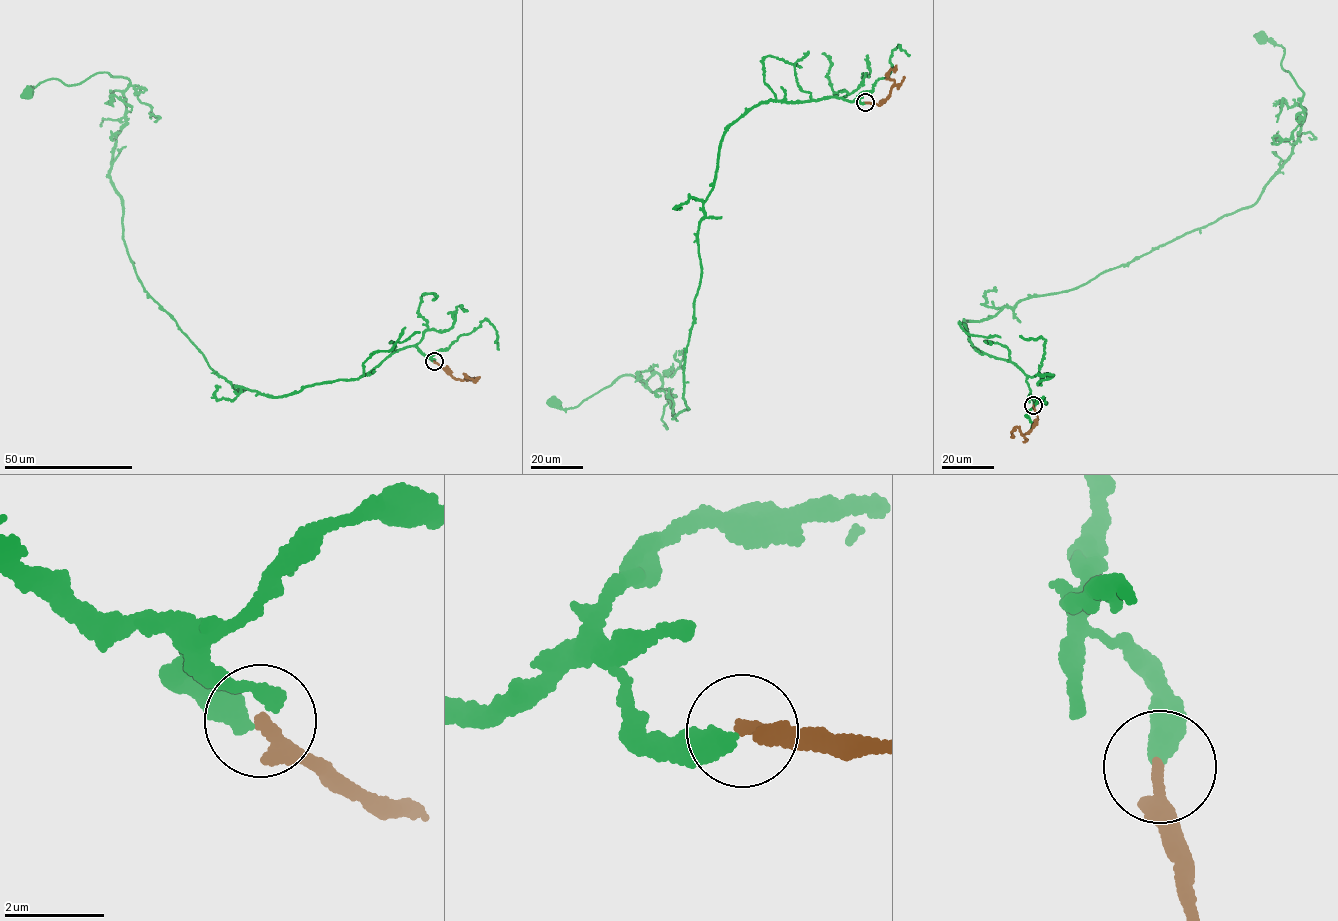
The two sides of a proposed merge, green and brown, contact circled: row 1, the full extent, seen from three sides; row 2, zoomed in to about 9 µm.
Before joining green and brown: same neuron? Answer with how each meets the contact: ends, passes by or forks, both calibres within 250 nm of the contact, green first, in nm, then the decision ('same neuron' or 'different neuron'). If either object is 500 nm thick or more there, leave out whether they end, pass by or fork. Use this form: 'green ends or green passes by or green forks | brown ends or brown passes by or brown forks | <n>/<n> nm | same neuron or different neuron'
green ends | brown ends | 440/300 nm | different neuron

